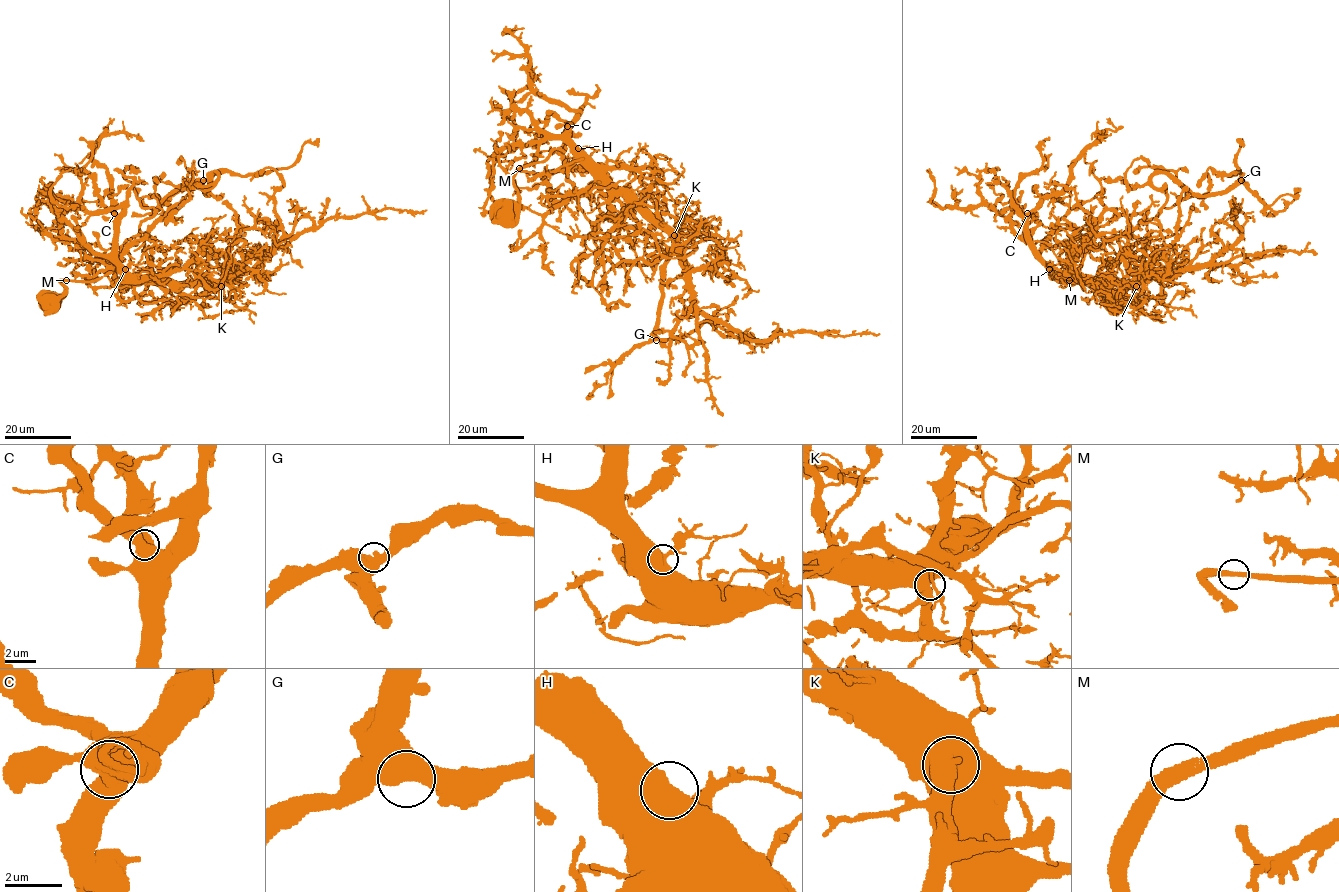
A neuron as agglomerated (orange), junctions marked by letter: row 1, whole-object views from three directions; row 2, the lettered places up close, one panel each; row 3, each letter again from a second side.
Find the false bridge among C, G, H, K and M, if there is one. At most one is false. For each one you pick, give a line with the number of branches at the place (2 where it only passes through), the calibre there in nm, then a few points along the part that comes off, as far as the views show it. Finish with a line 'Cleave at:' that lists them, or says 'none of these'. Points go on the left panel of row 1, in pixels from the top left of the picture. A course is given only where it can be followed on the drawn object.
Cleave at: none of these

